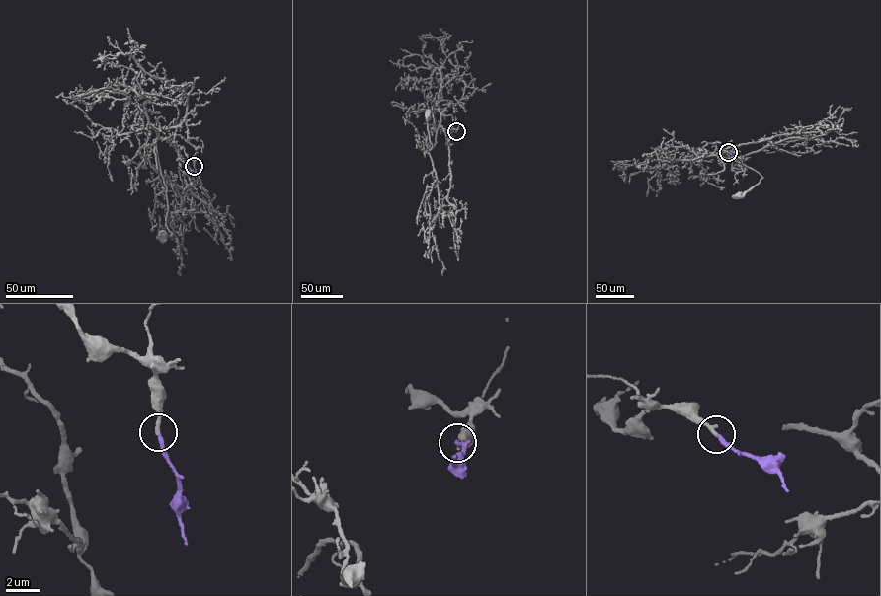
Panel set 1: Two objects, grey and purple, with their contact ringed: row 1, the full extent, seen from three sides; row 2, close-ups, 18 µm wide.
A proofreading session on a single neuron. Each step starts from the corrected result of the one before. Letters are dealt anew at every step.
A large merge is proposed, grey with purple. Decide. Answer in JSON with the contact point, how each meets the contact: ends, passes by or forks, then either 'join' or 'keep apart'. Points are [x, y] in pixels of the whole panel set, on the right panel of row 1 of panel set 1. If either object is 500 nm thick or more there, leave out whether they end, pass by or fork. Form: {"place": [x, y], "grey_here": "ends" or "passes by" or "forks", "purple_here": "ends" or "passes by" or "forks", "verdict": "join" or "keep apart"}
{"place": [728, 152], "grey_here": "ends", "purple_here": "ends", "verdict": "join"}

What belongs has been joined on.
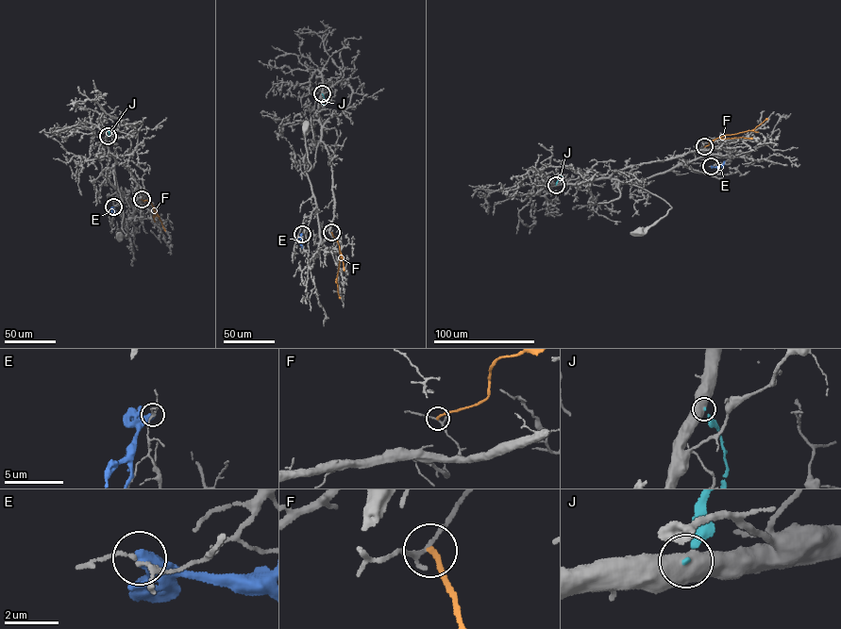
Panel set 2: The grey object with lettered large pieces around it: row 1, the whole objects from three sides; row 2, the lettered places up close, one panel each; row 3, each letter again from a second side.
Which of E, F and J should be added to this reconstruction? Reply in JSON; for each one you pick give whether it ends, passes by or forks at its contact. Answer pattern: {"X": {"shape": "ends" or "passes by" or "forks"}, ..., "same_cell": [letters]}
{"same_cell": []}

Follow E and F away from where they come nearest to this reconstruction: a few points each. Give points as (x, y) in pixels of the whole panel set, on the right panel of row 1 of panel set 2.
E: (711, 166), (721, 166), (725, 161)
F: (704, 146), (725, 135), (752, 130), (767, 118)

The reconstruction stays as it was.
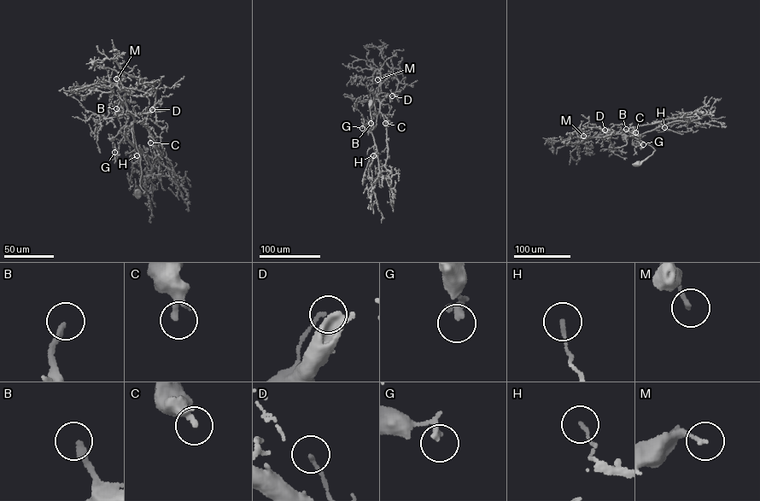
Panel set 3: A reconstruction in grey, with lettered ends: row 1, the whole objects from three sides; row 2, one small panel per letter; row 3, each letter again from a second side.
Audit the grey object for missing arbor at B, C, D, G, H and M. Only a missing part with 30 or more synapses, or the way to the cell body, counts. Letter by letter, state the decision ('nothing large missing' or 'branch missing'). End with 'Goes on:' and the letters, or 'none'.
B: branch missing
C: nothing large missing
D: nothing large missing
G: nothing large missing
H: nothing large missing
M: nothing large missing
Goes on: B

